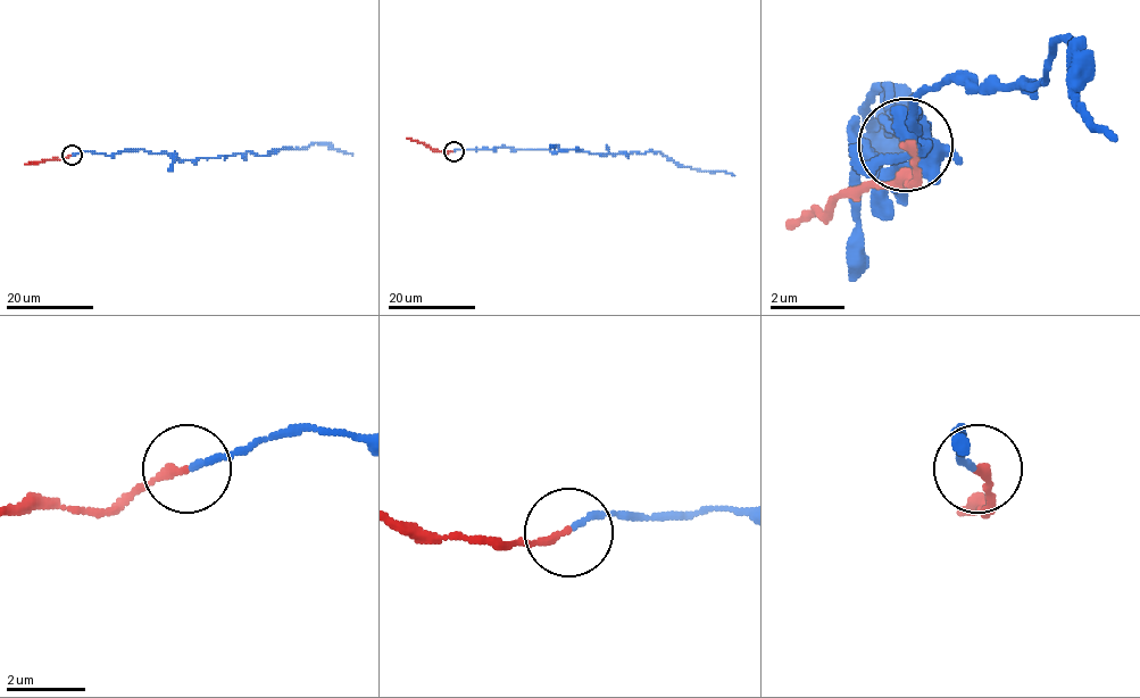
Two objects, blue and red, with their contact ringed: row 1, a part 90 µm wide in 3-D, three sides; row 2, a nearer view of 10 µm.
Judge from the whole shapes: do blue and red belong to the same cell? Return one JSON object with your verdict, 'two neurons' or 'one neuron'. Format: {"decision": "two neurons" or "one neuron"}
{"decision": "two neurons"}

